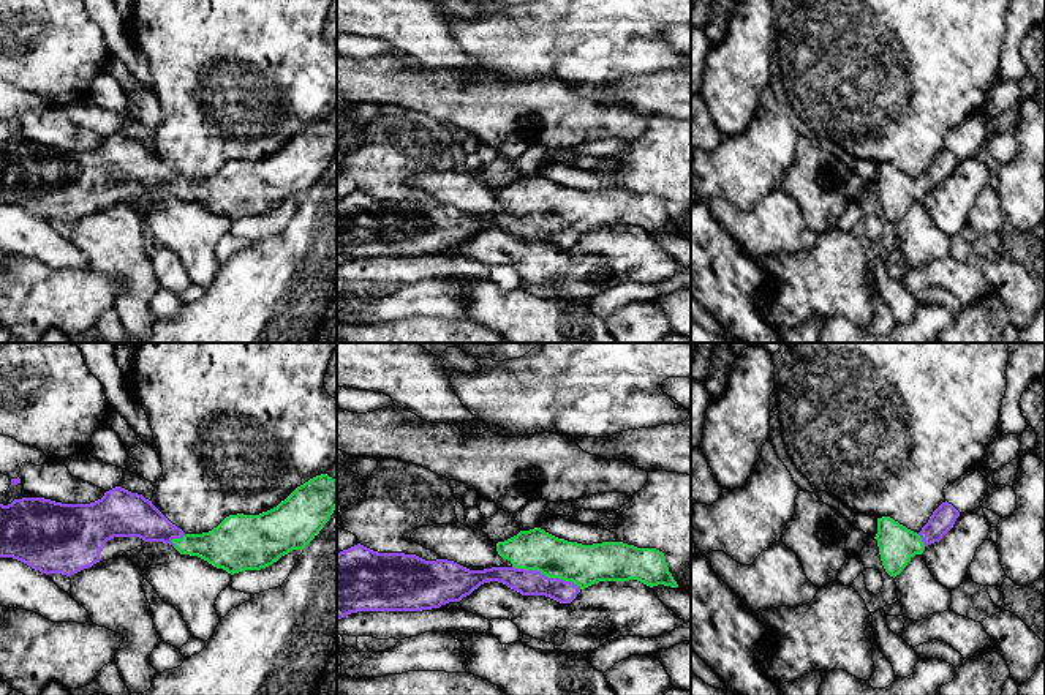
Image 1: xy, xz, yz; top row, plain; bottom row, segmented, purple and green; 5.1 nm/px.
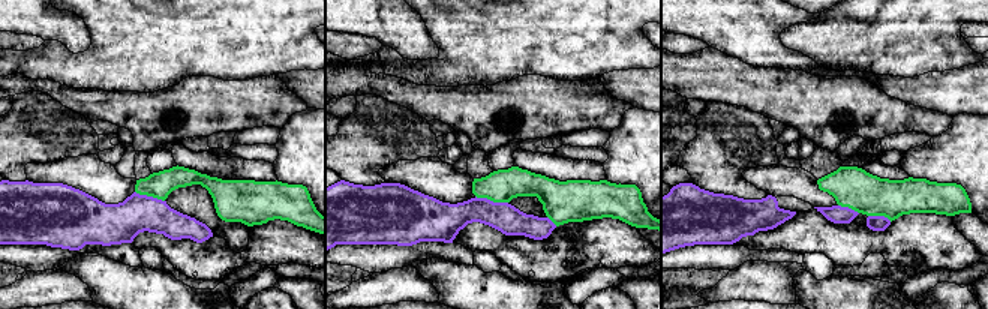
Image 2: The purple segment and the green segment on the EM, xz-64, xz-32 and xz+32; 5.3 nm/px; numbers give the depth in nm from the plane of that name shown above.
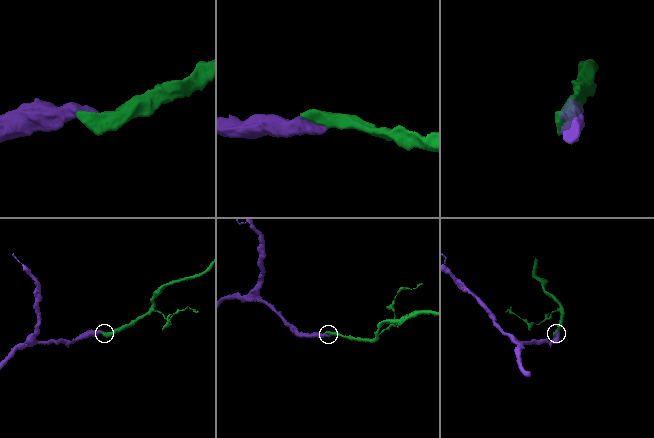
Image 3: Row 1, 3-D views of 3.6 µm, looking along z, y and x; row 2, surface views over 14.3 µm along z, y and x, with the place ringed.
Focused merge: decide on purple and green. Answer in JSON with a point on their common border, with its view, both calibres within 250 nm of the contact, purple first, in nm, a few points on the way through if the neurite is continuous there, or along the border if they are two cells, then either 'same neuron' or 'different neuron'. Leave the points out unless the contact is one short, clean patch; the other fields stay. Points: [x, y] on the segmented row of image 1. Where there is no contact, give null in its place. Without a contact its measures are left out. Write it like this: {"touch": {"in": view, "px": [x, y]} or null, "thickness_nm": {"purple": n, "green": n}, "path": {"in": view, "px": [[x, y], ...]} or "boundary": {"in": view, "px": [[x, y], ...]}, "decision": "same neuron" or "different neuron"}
{"touch": {"in": "xz", "px": [547, 577]}, "thickness_nm": {"purple": 130, "green": 200}, "path": {"in": "xz", "px": [[525, 582], [530, 577], [547, 577], [547, 569], [531, 550]]}, "decision": "same neuron"}

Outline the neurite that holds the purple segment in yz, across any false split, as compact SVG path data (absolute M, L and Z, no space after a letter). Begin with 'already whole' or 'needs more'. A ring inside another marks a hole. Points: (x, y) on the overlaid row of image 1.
needs more | M945 501L933 512L919 534L890 517L877 518L874 539L885 572L893 578L900 575L915 554L922 554L928 545L939 542L953 528L958 517L960 512Z

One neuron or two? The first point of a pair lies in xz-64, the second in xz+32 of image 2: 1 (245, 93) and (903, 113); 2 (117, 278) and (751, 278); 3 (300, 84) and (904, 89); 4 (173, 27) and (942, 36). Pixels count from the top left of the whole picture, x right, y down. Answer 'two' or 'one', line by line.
1: one
2: two
3: one
4: one

